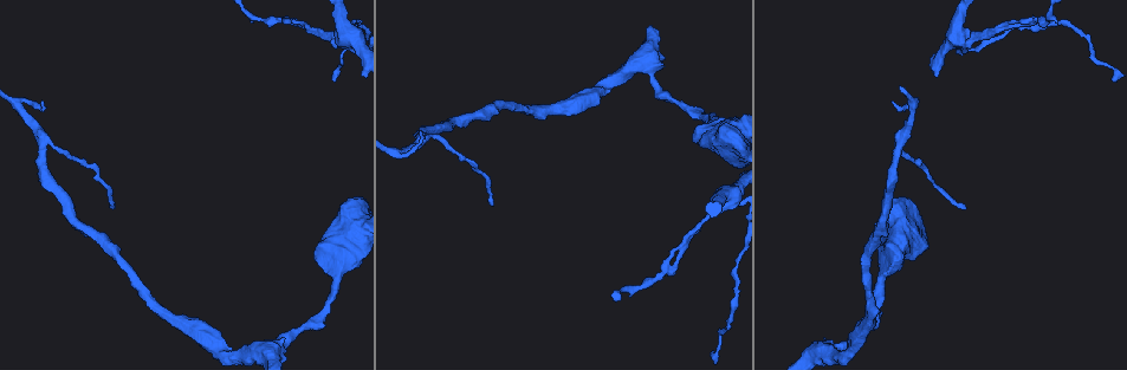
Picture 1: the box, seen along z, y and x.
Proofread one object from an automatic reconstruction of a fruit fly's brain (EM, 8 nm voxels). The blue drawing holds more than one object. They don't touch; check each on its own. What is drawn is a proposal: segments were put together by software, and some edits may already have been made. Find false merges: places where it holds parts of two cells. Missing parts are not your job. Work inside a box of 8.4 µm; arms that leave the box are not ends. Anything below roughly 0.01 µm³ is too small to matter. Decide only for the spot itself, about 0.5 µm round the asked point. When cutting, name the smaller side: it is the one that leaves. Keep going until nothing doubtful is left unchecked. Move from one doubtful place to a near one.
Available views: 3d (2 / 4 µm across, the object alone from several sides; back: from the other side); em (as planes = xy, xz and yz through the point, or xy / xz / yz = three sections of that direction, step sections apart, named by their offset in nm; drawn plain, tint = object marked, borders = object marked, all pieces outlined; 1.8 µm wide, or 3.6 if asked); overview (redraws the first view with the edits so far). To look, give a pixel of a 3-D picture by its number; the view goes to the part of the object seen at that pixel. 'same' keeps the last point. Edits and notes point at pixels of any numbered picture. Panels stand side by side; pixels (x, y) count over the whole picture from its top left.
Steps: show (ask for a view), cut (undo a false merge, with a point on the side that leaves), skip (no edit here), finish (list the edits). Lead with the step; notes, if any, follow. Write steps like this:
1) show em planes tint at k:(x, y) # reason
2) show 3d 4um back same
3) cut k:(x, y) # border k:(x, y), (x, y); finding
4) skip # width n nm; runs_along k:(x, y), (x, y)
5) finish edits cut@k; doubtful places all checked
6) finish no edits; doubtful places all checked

show 3d 4um at 1:(726, 195) # sharp bend

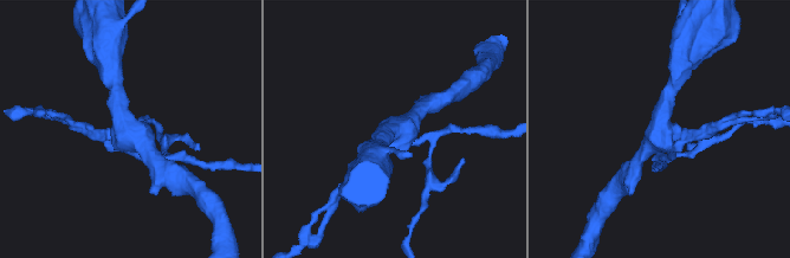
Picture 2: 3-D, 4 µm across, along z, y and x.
show em planes tint at 2:(398, 130) # arms 4

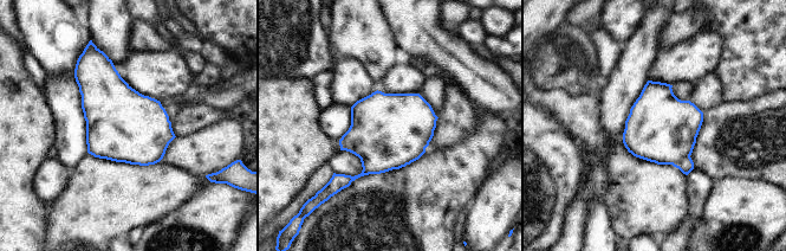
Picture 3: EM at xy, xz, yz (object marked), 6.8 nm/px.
cut 3:(686, 166) # border 3:(689, 155), (673, 165); two cells meet here

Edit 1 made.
show overview

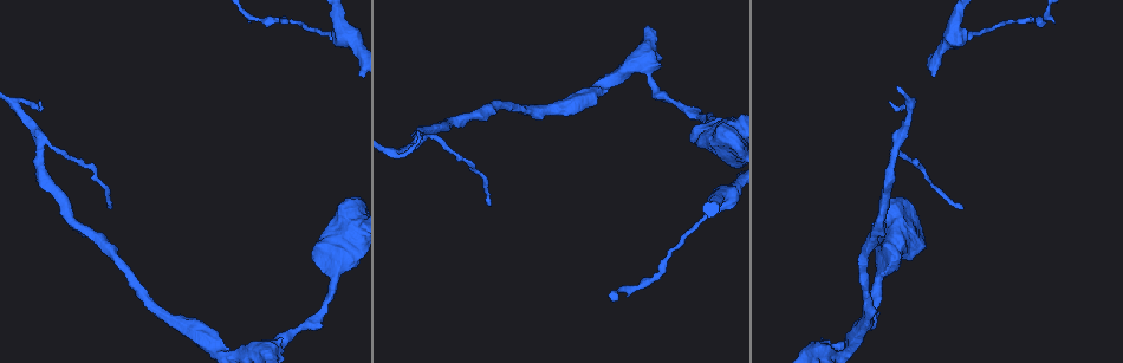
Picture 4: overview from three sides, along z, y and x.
show 3d 4um at 4:(341, 261) # calibre changes

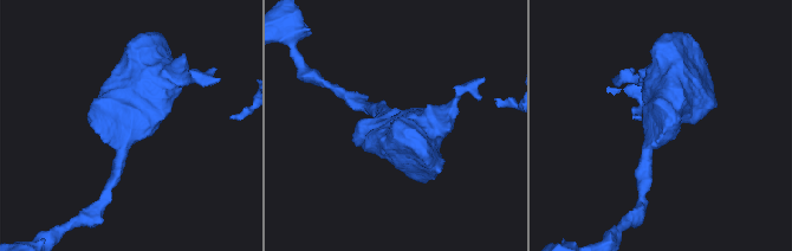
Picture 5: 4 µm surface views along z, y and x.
show em planes plain at 5:(662, 124) # shape alone is not enough

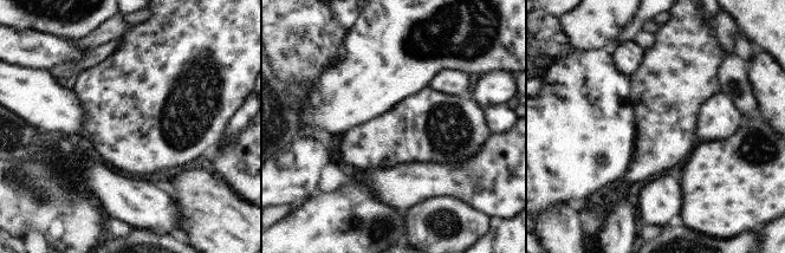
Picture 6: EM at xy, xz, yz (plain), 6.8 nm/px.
show em planes tint same # where the object lies

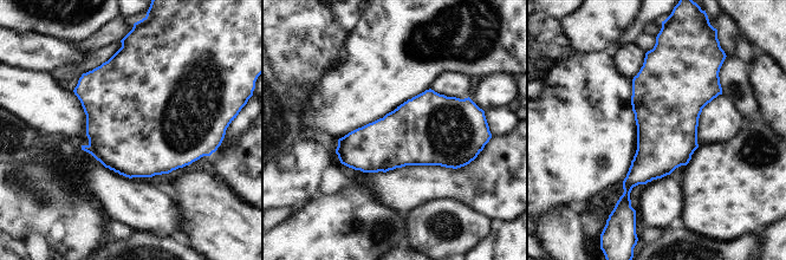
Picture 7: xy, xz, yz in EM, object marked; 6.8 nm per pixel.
skip # width 440 nm; all the same cell

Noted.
show em planes tint at 4:(896, 142) # three-way junction

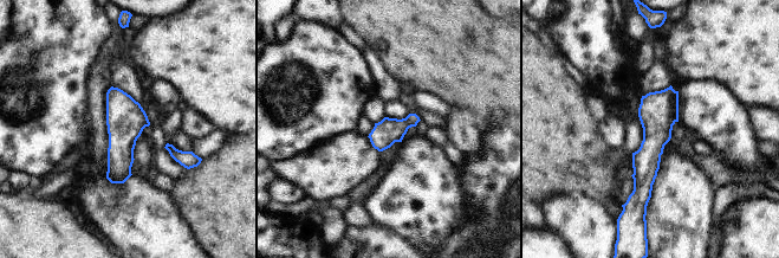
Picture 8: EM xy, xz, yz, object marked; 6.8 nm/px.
skip # runs_along 8:(669, 90), (657, 113), (641, 199); all the same cell

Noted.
finish edits cut@3; doubtful places all checked

